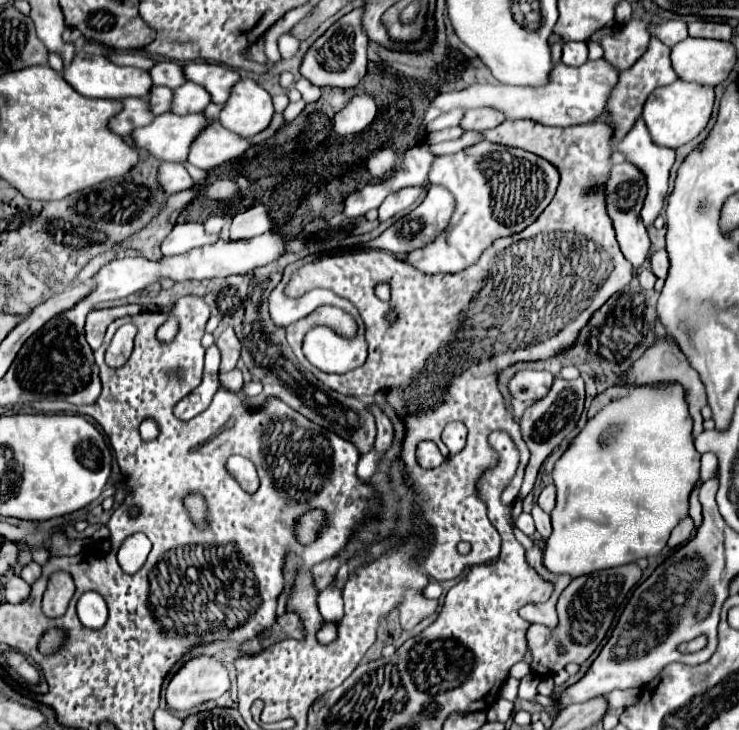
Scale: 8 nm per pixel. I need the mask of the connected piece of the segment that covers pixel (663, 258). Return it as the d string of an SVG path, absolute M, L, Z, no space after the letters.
M662 249L660 251L654 251L648 261L650 261L650 271L656 277L664 279L666 273L668 273L668 255L666 255L666 251L662 251Z

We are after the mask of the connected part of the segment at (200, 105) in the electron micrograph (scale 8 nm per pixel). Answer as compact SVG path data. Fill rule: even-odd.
M186 83L180 85L180 89L174 89L174 105L170 107L170 111L176 115L200 113L208 103L210 103L210 95L206 93L206 89L194 83Z

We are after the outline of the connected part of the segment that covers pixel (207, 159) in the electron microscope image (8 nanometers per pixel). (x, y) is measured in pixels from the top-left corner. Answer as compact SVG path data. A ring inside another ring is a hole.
M214 123L202 129L202 135L194 139L188 163L206 171L216 169L222 163L240 157L248 147L250 143L244 137L238 137L236 133L224 129L220 123Z

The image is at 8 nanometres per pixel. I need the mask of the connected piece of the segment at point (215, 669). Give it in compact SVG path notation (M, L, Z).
M214 657L190 659L168 683L166 709L188 711L230 689L228 671Z

